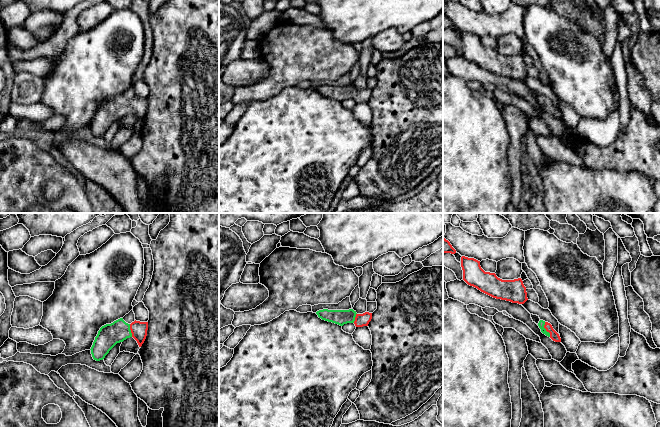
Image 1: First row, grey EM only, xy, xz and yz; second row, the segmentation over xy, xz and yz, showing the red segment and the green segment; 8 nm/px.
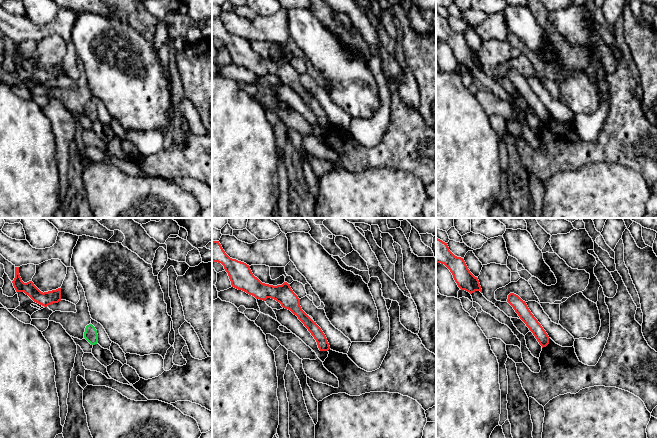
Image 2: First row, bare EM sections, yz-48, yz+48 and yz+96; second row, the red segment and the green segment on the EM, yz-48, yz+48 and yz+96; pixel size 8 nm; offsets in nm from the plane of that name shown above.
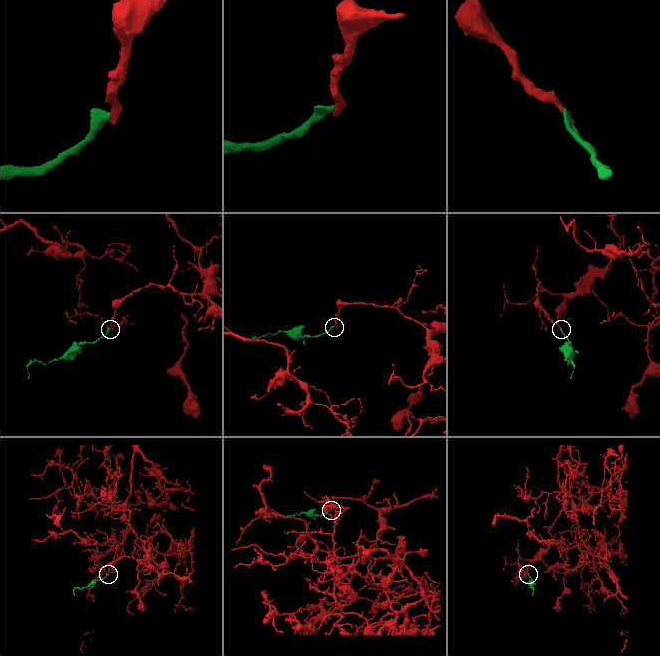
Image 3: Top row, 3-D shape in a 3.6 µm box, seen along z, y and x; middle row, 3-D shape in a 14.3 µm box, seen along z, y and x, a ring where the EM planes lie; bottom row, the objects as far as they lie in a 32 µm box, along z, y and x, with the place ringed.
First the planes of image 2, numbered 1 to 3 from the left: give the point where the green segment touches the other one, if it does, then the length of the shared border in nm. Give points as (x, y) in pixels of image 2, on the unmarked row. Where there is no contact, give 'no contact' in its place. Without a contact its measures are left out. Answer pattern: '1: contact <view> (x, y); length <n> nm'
1: no contact
2: no contact
3: no contact

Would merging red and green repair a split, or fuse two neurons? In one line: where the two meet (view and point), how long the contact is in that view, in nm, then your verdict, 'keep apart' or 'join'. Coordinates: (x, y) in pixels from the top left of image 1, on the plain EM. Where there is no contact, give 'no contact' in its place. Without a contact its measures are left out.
yz (545, 104) | 130 nm | join

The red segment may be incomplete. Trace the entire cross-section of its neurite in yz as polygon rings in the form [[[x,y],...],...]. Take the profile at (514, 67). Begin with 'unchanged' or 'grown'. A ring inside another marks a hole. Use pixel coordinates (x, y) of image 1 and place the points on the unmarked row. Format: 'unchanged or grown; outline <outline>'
unchanged; outline [[[461,33],[463,56],[481,68],[501,76],[524,80],[527,74],[526,63],[521,54],[502,56],[495,49],[485,48],[480,37],[474,34]]]

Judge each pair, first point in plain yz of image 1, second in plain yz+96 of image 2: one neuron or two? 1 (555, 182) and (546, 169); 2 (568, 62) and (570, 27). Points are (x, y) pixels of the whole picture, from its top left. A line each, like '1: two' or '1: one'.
1: two
2: two

